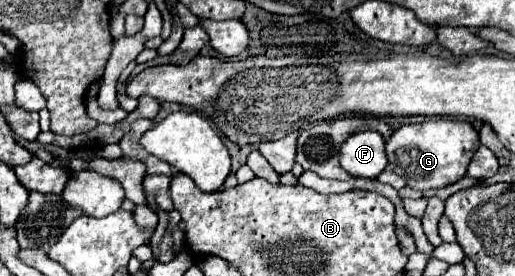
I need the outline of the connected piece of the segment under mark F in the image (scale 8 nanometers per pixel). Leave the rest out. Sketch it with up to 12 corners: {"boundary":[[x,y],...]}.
{"boundary":[[375,130],[351,134],[339,164],[353,176],[377,178],[385,140]]}

